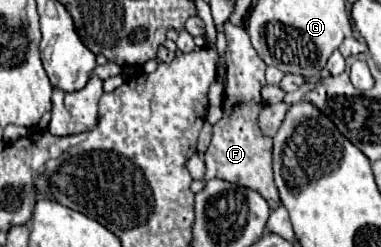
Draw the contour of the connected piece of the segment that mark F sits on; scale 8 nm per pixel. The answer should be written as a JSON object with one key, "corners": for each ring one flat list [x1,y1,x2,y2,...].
{"corners":[[230,21,224,23,226,33,226,89,224,89,224,115,214,125,212,141,206,151,206,175,204,179,224,179,228,183,236,183,248,187,252,191,260,191,264,199,268,199,270,209,274,211,280,205,278,189,272,179,272,137,266,137,258,125,258,115,264,109,264,101,260,89,266,85,266,63,256,55,252,41,248,39,248,31,244,27,236,27]]}

